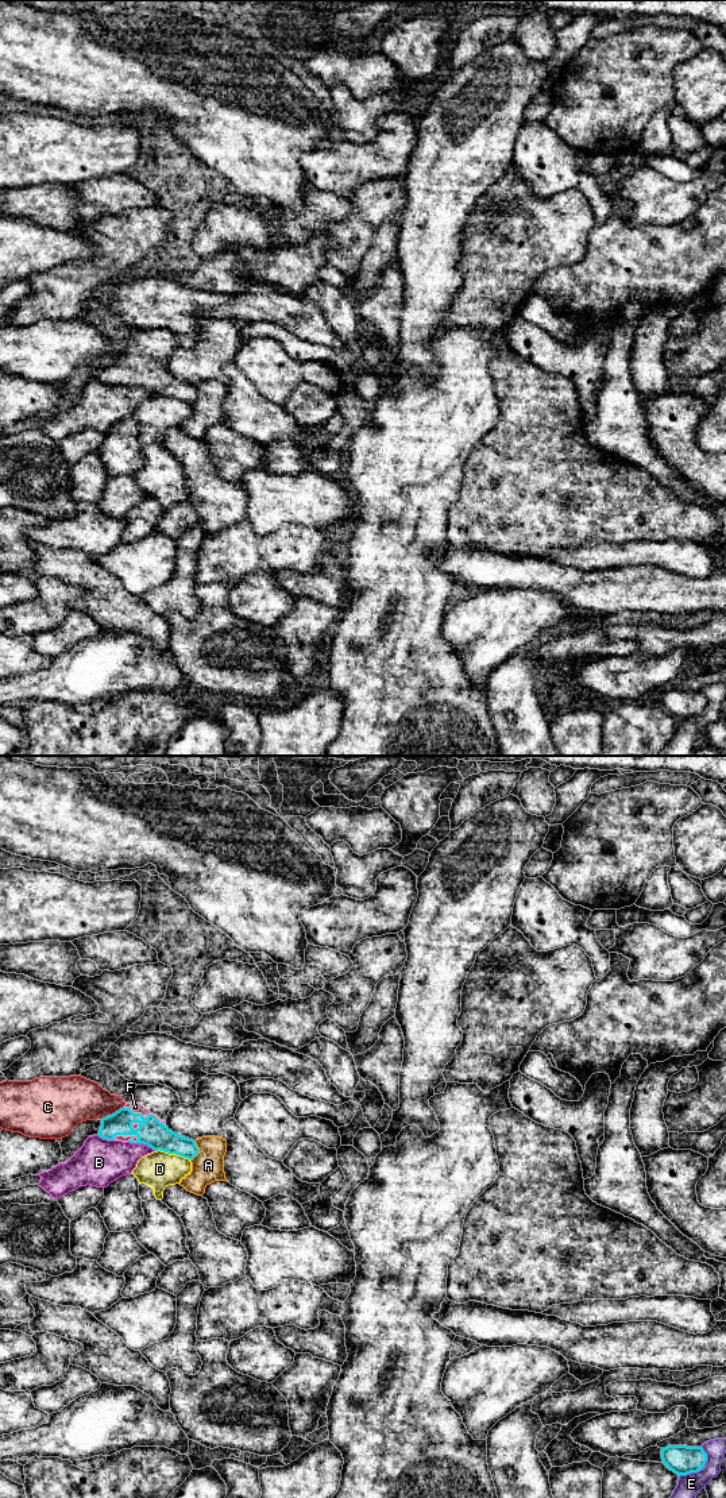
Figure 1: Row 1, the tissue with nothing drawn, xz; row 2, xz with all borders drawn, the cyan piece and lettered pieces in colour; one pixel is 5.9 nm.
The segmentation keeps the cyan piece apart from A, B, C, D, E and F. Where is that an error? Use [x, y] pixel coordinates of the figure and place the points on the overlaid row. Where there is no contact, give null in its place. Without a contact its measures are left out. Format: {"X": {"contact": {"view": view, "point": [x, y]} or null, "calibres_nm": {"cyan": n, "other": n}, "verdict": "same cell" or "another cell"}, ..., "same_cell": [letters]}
{"A": {"contact": {"view": "xz", "point": [197, 1150]}, "calibres_nm": {"cyan": 160, "other": 190}, "verdict": "another cell"}, "B": {"contact": {"view": "xz", "point": [142, 1142]}, "calibres_nm": {"cyan": 160, "other": 260}, "verdict": "another cell"}, "C": {"contact": {"view": "xz", "point": [112, 1114]}, "calibres_nm": {"cyan": 140, "other": 280}, "verdict": "another cell"}, "D": {"contact": {"view": "xz", "point": [173, 1153]}, "calibres_nm": {"cyan": 160, "other": 220}, "verdict": "another cell"}, "E": {"contact": {"view": "xz", "point": [701, 1468]}, "calibres_nm": {"cyan": 170, "other": 140}, "verdict": "another cell"}, "F": {"contact": {"view": "xz", "point": [143, 1118]}, "calibres_nm": {"cyan": 160, "other": 70}, "verdict": "same cell"}, "same_cell": ["F"]}

